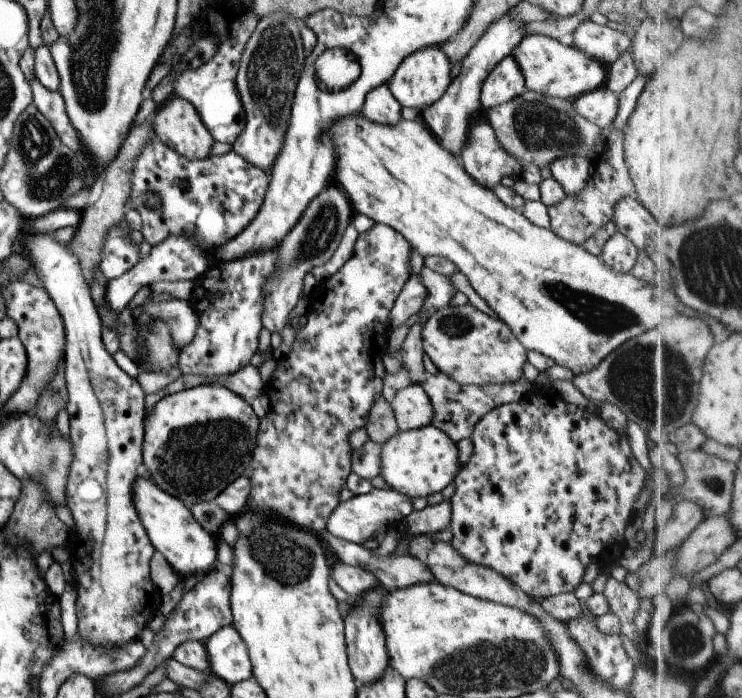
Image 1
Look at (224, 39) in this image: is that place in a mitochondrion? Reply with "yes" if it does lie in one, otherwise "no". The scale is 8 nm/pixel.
no

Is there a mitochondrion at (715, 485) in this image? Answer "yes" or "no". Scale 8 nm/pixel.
yes

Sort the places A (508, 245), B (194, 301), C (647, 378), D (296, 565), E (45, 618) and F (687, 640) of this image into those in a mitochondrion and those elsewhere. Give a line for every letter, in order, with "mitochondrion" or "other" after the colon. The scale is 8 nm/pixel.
A: other
B: other
C: mitochondrion
D: mitochondrion
E: other
F: mitochondrion

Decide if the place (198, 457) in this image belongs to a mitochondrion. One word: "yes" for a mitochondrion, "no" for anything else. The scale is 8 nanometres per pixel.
yes

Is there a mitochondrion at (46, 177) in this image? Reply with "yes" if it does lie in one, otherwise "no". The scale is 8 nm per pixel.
yes

